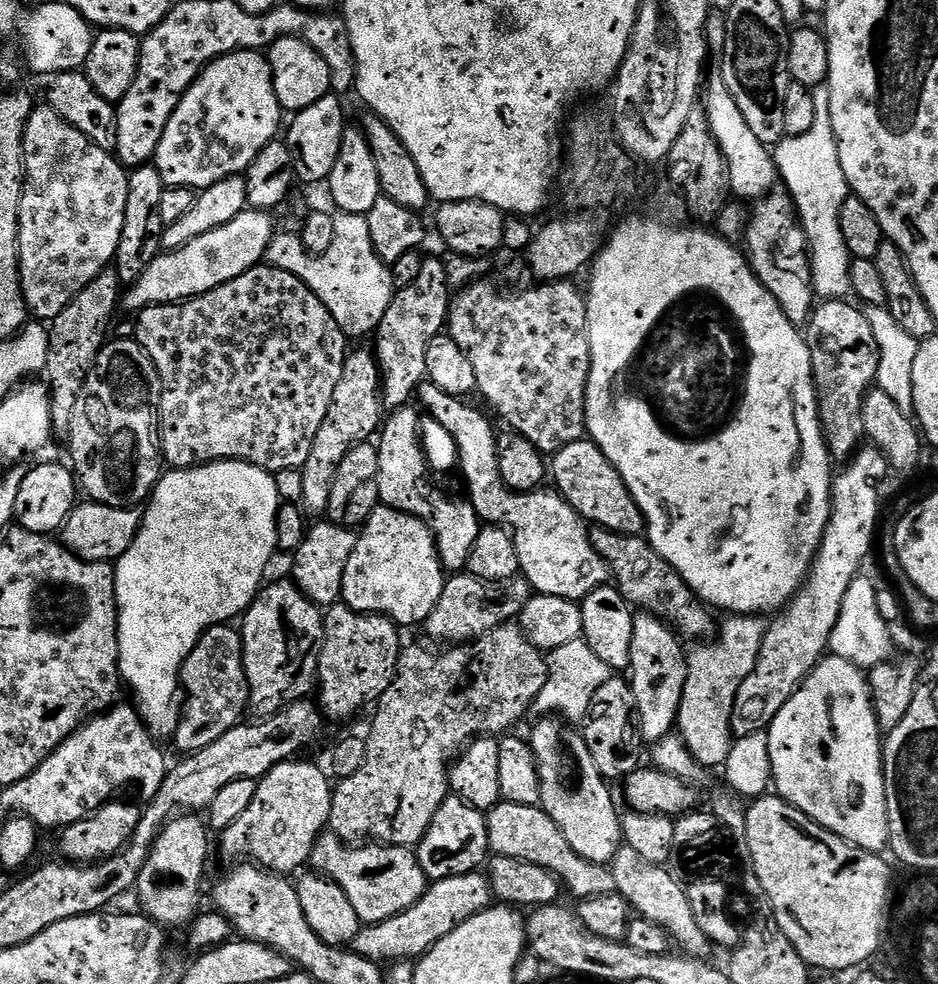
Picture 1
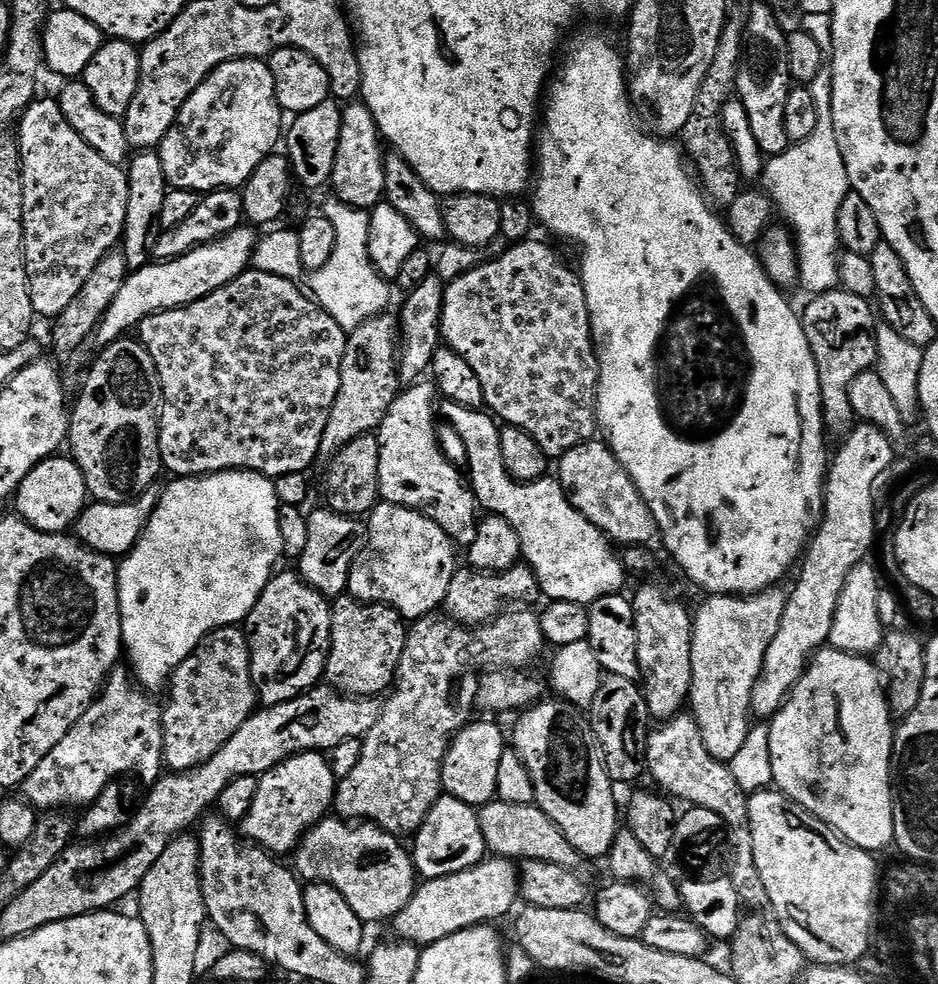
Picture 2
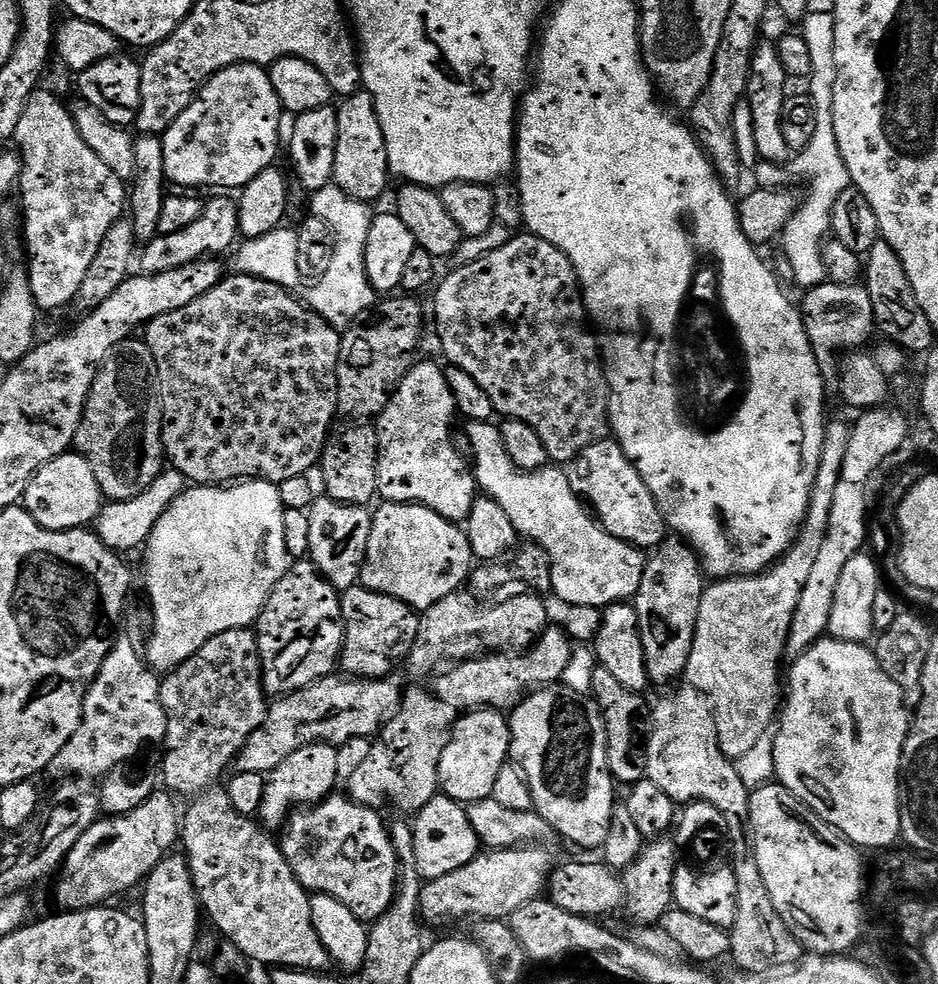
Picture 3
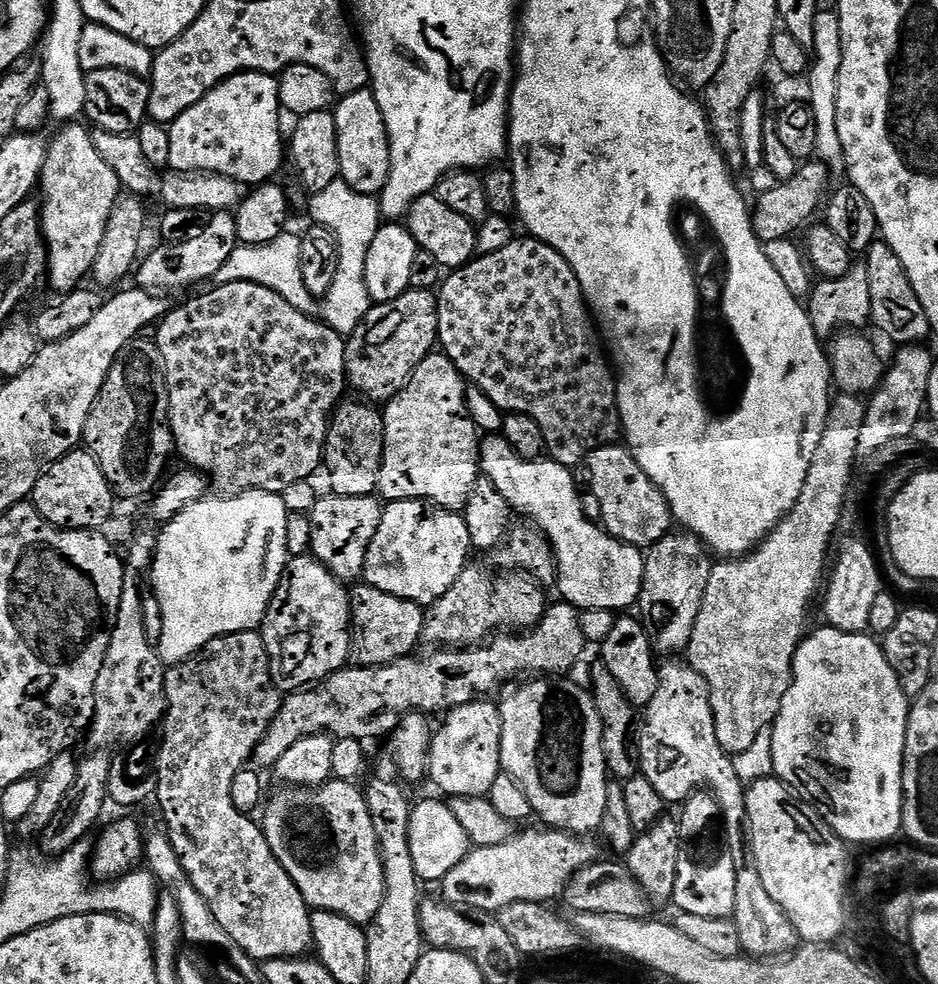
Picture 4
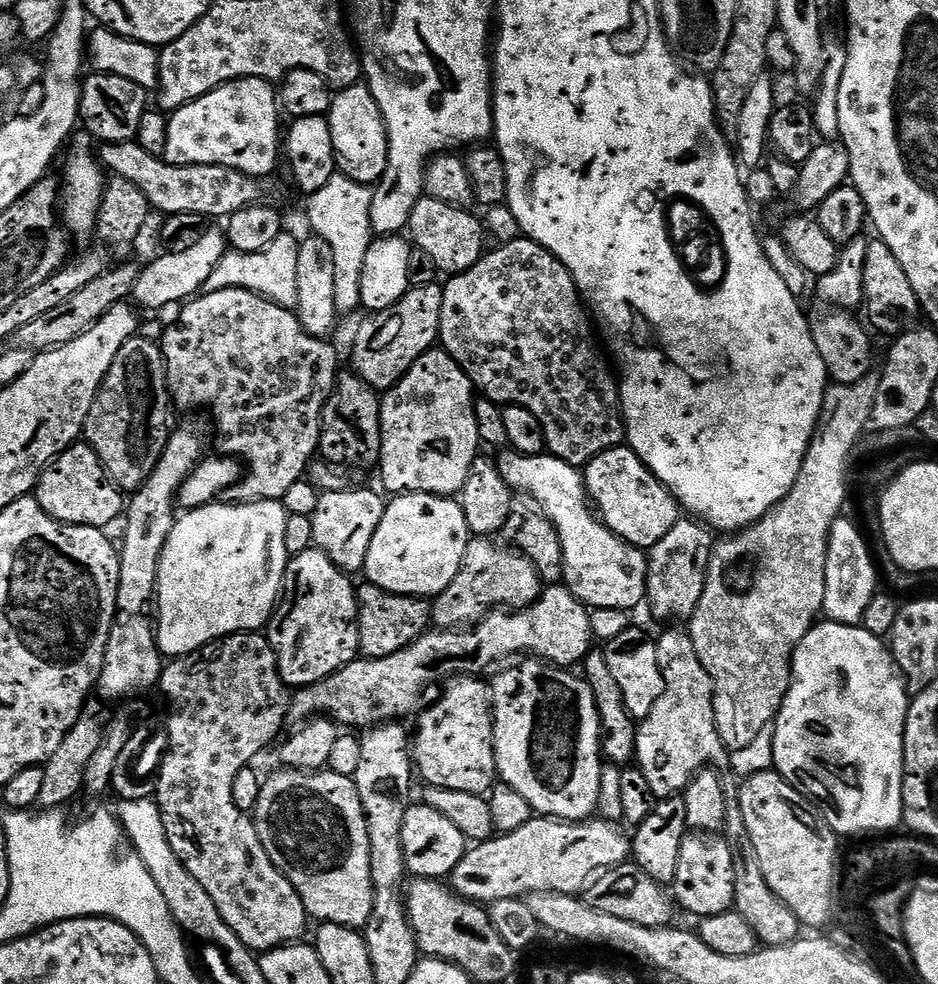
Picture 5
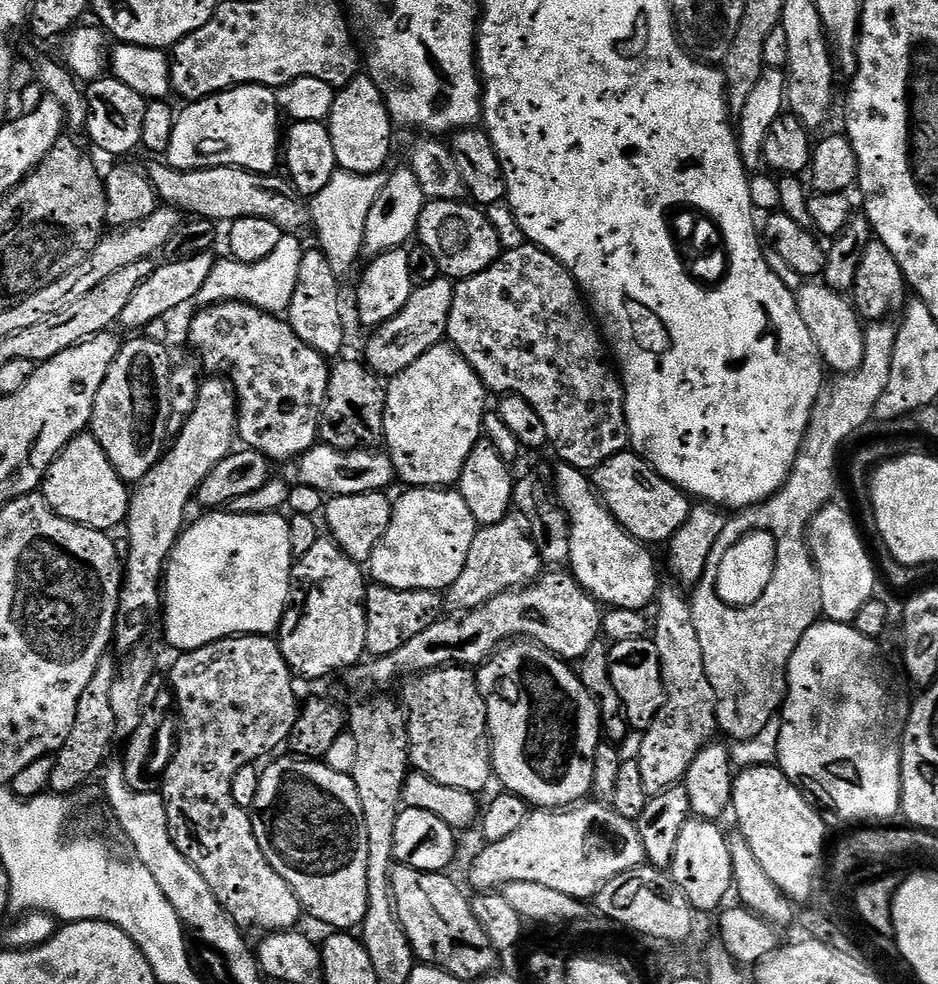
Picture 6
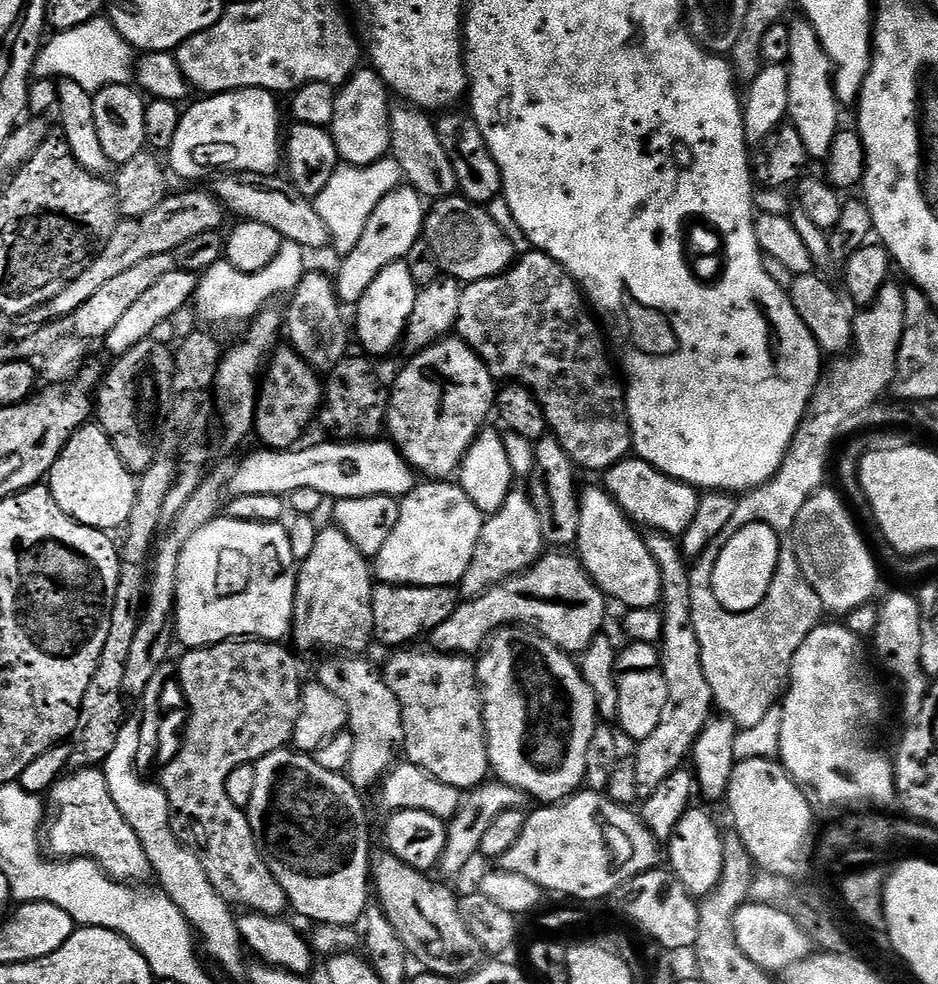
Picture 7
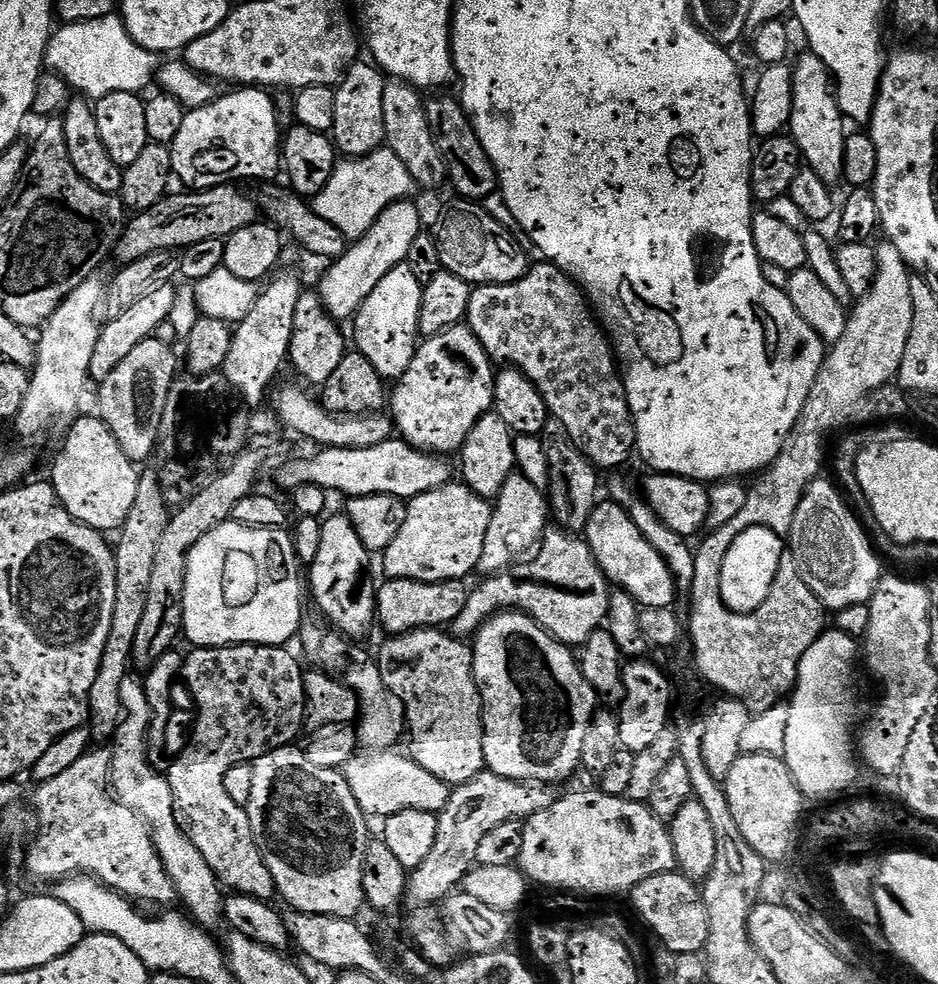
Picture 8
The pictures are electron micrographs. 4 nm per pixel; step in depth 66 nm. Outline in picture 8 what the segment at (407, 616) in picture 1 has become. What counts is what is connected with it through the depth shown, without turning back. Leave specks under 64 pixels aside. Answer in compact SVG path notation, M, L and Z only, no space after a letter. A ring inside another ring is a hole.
M449 482L438 490L430 490L426 494L418 494L407 501L406 522L402 522L402 530L394 537L394 542L382 554L384 560L384 576L389 580L417 580L418 582L442 582L443 580L464 580L468 575L473 575L478 566L478 558L482 558L482 545L486 542L486 530L490 530L490 518L492 517L492 504L483 500L478 494L471 492L463 482Z

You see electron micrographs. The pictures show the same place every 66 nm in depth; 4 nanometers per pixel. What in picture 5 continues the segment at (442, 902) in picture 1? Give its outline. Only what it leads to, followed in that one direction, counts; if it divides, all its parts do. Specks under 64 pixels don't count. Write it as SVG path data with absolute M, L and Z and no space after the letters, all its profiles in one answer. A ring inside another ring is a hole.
M533 818L530 822L526 822L526 826L518 826L518 830L493 835L491 840L482 840L475 846L469 847L467 851L465 851L462 862L458 862L458 866L454 866L454 870L450 877L450 887L452 891L463 896L464 899L479 902L484 906L493 904L494 901L501 900L502 898L527 898L531 896L533 892L561 892L562 894L576 894L593 879L594 874L599 874L609 868L617 868L620 864L625 863L625 861L629 859L630 840L626 835L626 832L624 836L623 830L625 831L619 823L612 823L599 818L589 818L587 820L577 820L575 822L554 820L551 818Z

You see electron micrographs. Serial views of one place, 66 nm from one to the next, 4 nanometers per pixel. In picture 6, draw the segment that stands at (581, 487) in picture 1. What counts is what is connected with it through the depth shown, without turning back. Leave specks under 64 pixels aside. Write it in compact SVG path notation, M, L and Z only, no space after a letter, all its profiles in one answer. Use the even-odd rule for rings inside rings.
M629 450L627 452L619 452L614 454L614 458L610 458L606 462L602 462L602 466L598 466L590 476L590 479L600 494L600 499L610 510L610 514L616 521L623 526L632 537L640 541L645 546L653 546L652 544L667 545L679 528L682 522L688 520L688 515L692 513L693 501L683 488L671 484L666 478L662 478L662 474L658 474L651 466L637 456L635 452Z

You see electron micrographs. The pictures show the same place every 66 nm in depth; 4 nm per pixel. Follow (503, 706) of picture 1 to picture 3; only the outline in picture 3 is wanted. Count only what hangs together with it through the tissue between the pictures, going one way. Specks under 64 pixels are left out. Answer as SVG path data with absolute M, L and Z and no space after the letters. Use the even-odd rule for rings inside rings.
M471 591L451 592L446 598L442 598L442 602L434 602L434 606L423 609L418 638L414 638L407 663L416 668L432 668L443 660L475 660L489 654L531 648L544 633L544 629L549 627L550 620L548 608L544 605L547 603L539 595L524 595L528 596L512 596L501 604L479 604L476 601L479 599ZM408 688L404 693L404 701L400 704L398 714L390 718L390 722L380 729L372 740L372 749L362 766L354 770L354 774L346 781L346 795L348 799L367 808L384 810L389 804L397 808L397 813L415 814L426 806L426 802L433 800L440 792L440 775L438 762L442 758L442 750L446 746L450 735L450 710L440 700L436 699L431 691L423 692L420 688Z

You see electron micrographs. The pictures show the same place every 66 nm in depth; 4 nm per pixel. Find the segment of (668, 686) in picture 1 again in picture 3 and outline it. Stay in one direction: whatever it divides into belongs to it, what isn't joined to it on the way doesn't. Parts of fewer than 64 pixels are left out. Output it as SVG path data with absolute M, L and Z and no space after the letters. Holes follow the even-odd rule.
M679 538L665 539L647 557L634 607L646 656L646 670L653 685L668 684L685 675L698 622L698 606L706 576L695 552Z

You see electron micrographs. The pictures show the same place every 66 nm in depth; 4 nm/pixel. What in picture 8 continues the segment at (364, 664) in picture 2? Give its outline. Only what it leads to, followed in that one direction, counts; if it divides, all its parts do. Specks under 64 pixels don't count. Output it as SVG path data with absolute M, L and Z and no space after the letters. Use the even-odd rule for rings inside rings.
M385 579L383 583L376 590L376 619L379 627L388 631L389 637L404 636L408 632L417 632L419 628L443 629L451 626L458 614L462 614L470 591L464 580L418 582Z

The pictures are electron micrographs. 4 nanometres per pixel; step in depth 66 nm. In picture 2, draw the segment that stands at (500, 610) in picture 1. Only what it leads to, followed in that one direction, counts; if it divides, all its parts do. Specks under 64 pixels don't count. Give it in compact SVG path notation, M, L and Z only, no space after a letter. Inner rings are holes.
M521 562L515 564L510 570L491 574L478 572L471 566L460 566L457 567L454 578L450 582L450 590L446 590L446 598L444 599L442 608L443 611L458 624L479 626L482 624L490 624L496 619L498 612L497 609L492 609L492 604L504 604L500 606L532 606L532 603L538 598L541 599L541 596L542 593L538 578L534 574L534 570L531 566L526 563Z

